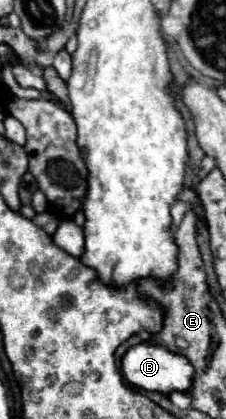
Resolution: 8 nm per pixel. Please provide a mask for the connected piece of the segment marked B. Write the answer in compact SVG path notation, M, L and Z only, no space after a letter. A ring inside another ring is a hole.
M142 342L142 344L128 348L128 352L122 356L122 374L132 386L170 394L174 390L178 390L178 392L188 390L192 386L194 370L184 356L178 356L178 354L174 354L162 346L150 344L150 342Z

